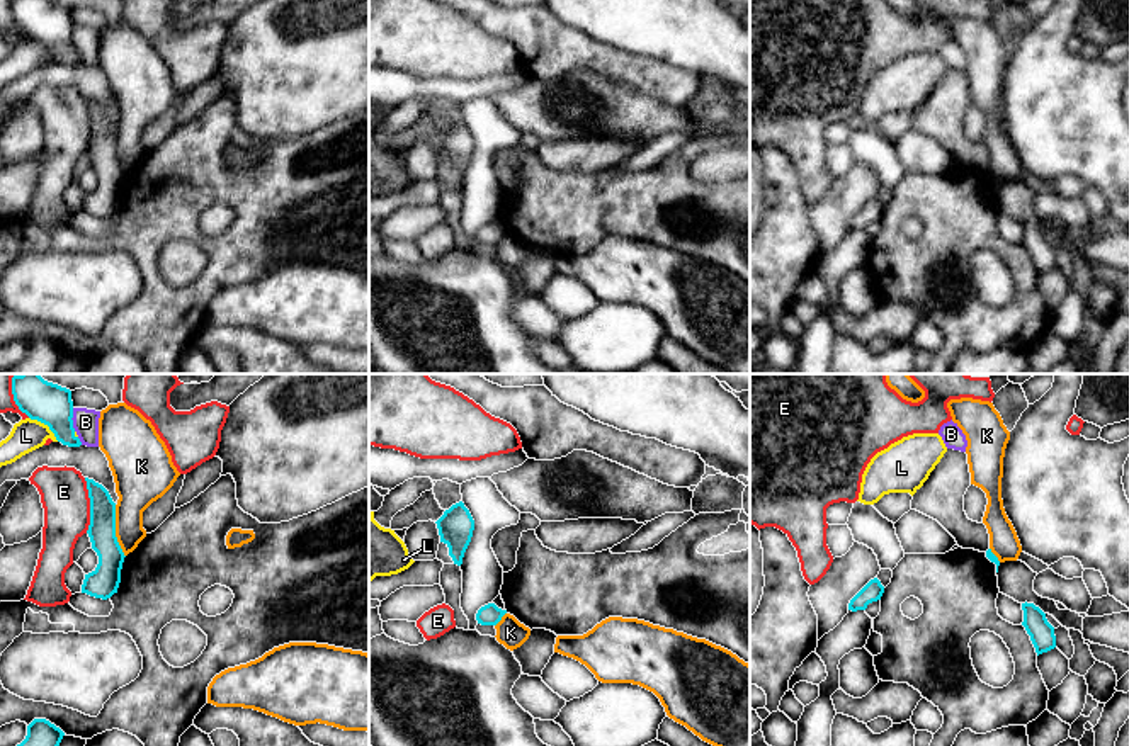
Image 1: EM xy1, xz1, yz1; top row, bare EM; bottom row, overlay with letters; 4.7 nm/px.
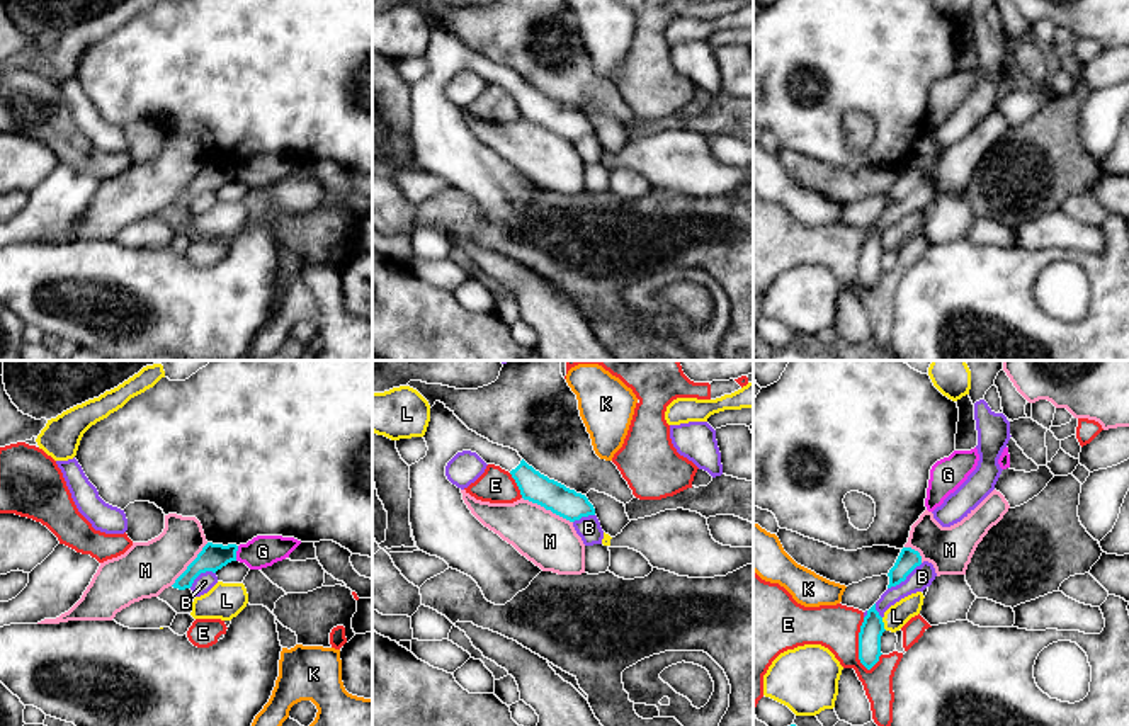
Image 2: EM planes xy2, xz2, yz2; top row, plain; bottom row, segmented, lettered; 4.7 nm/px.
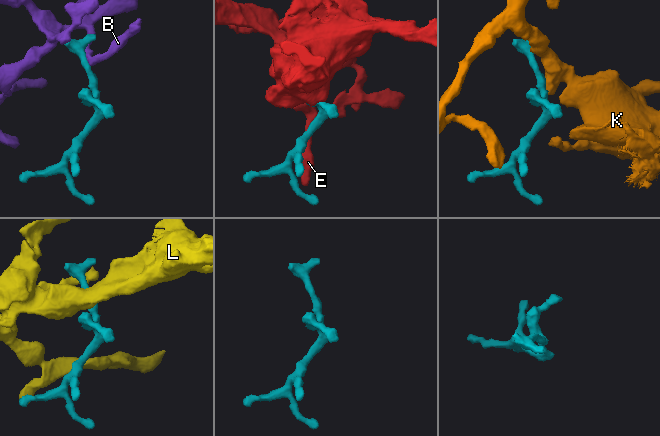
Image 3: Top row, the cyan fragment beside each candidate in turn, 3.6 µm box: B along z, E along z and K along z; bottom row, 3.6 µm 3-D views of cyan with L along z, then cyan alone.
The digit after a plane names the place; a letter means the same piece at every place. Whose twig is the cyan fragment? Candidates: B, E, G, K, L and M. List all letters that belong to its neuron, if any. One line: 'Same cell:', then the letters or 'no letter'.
Same cell: no letter

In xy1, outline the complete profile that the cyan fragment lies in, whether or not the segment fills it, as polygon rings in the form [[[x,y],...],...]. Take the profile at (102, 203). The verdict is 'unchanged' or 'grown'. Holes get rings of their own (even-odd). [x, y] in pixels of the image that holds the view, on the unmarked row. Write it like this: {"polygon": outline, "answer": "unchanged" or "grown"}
{"polygon": [[[88,97],[85,100],[90,117],[90,144],[87,153],[92,168],[99,175],[99,184],[92,192],[85,194],[82,212],[107,219],[117,212],[126,175],[116,156],[116,122],[102,104]]], "answer": "unchanged"}

